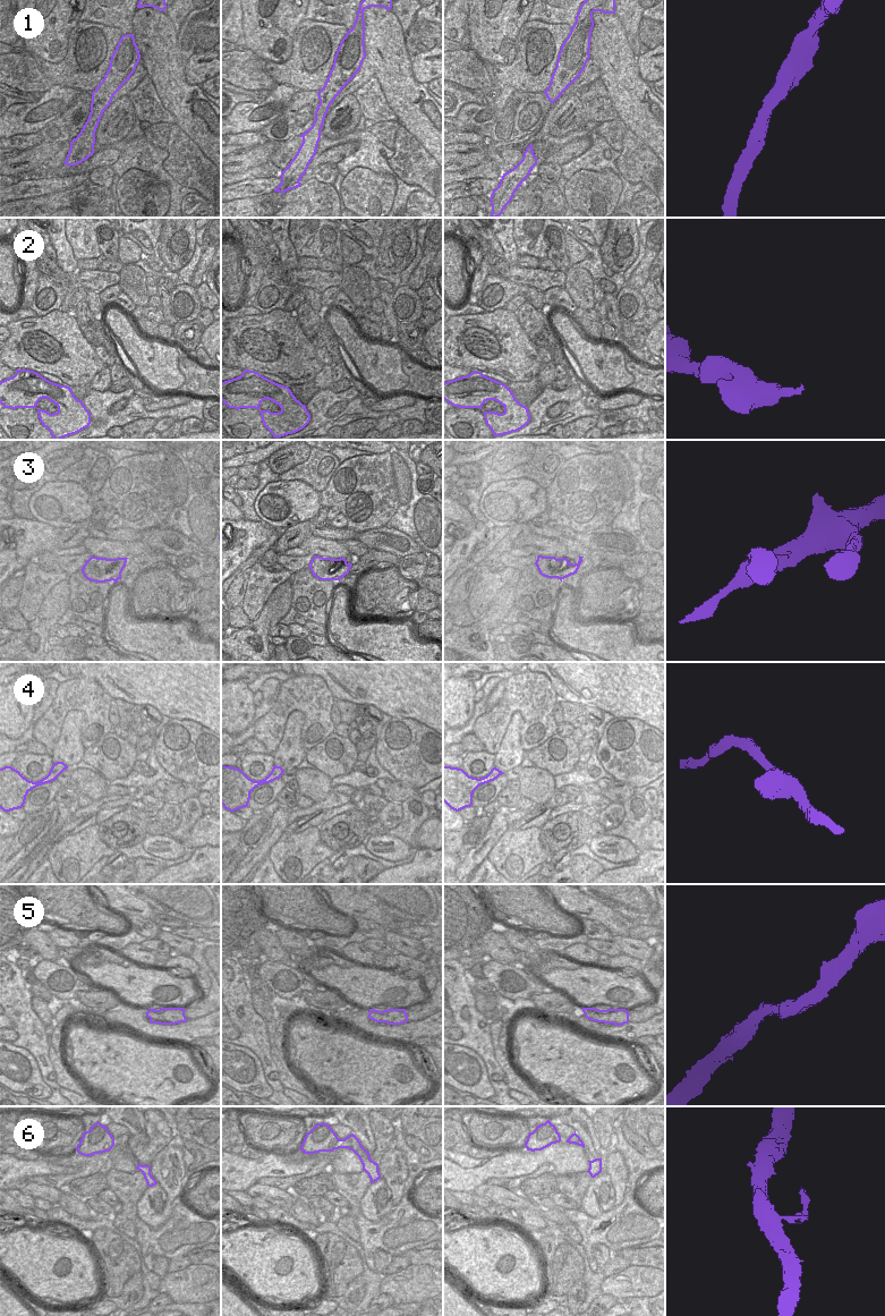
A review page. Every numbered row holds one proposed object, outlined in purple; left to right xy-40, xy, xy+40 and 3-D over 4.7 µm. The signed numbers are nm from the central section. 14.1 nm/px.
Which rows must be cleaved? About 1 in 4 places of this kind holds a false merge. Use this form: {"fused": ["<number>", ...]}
{"fused": []}

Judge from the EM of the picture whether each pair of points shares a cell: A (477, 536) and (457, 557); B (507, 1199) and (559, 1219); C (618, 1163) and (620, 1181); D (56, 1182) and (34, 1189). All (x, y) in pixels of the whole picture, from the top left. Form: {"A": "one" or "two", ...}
{"A": "one", "B": "one", "C": "one", "D": "two"}

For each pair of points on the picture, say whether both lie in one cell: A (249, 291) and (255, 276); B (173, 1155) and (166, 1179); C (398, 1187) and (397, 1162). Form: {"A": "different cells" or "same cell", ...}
{"A": "same cell", "B": "same cell", "C": "same cell"}

